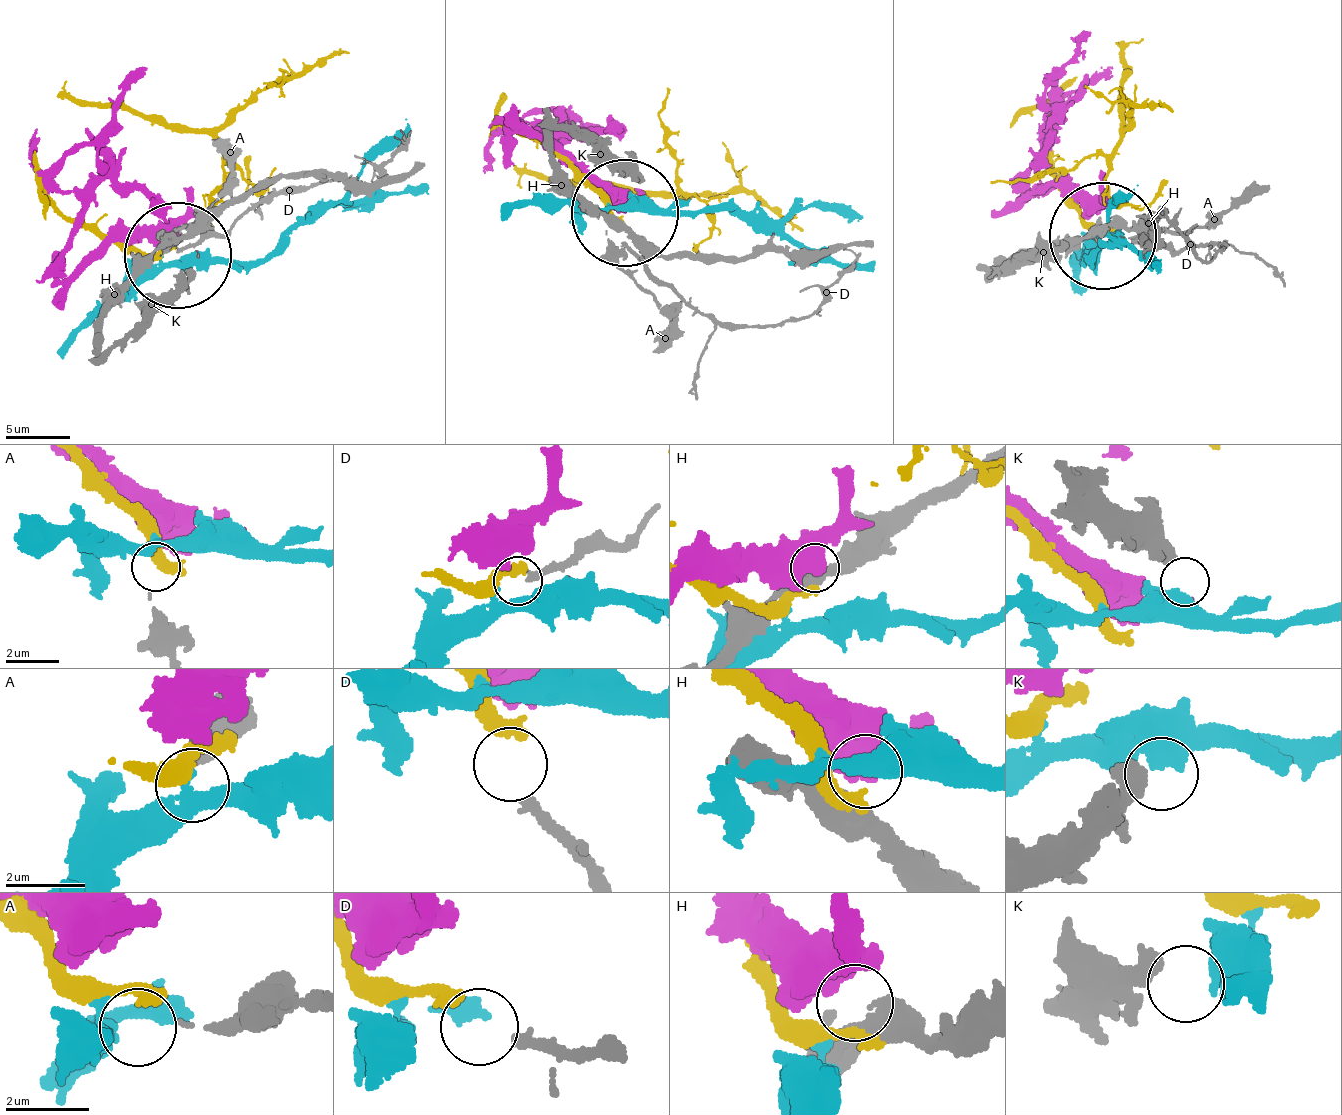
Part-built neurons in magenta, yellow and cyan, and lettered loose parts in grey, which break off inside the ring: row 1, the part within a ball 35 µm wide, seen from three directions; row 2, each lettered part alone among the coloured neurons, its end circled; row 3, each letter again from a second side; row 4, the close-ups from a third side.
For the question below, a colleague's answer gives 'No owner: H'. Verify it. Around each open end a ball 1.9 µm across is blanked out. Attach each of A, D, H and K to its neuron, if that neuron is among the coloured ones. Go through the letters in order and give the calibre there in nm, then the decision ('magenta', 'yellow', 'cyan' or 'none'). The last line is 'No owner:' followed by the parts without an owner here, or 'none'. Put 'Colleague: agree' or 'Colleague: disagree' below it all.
A: 90 nm thick; cyan
D: 280 nm thick; yellow
H: 480 nm thick; none
K: 550 nm thick; none
No owner: H, K
Colleague: disagree

